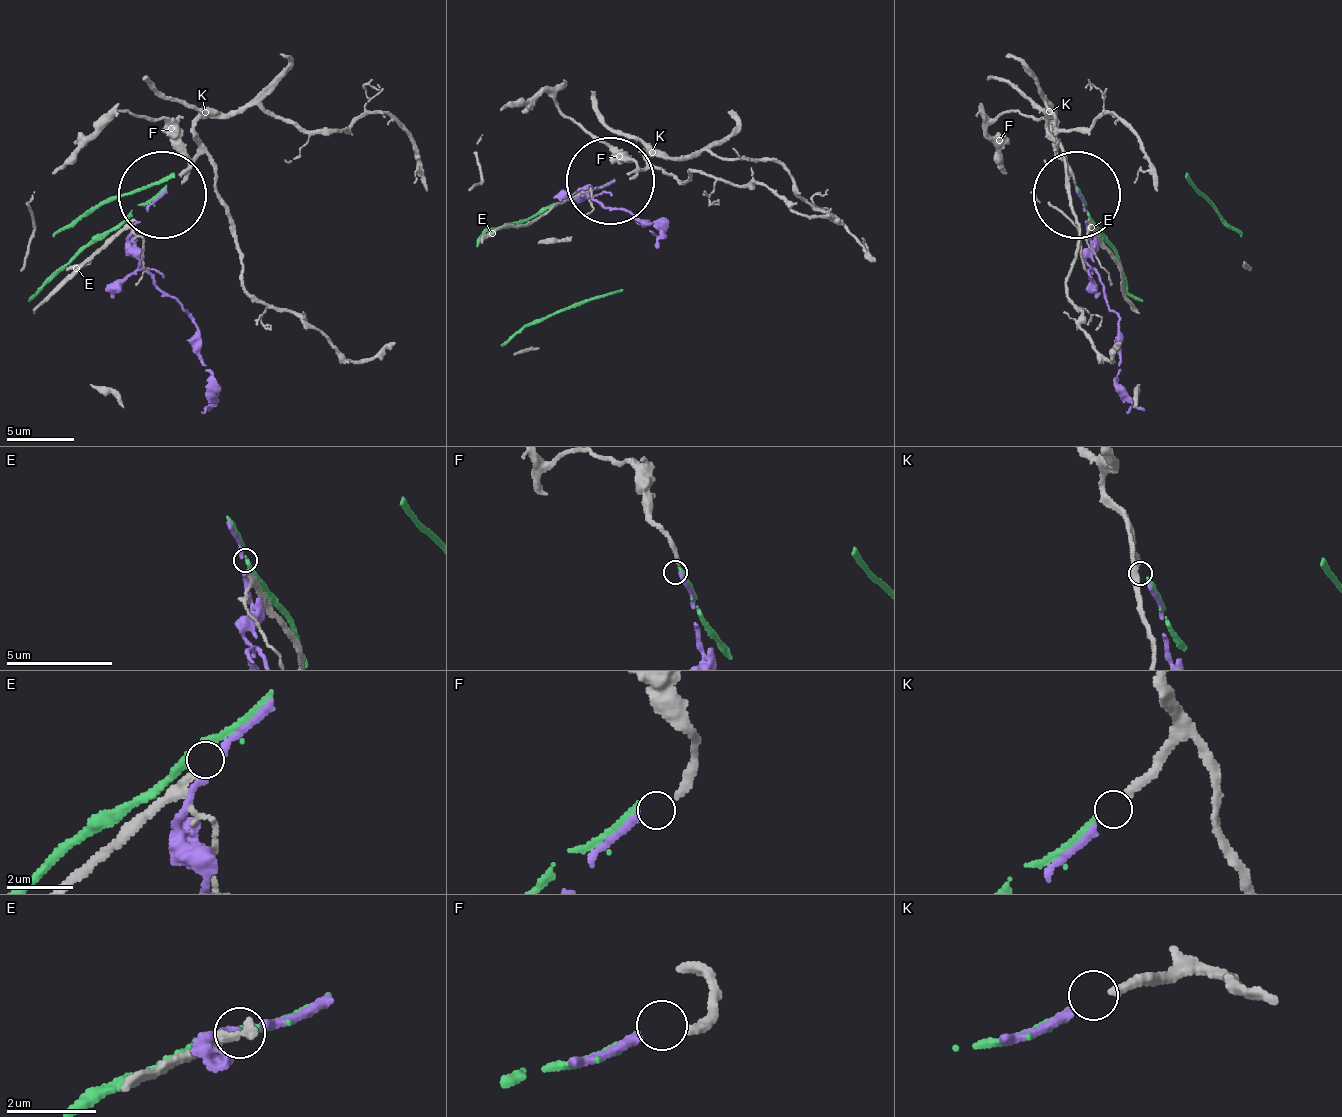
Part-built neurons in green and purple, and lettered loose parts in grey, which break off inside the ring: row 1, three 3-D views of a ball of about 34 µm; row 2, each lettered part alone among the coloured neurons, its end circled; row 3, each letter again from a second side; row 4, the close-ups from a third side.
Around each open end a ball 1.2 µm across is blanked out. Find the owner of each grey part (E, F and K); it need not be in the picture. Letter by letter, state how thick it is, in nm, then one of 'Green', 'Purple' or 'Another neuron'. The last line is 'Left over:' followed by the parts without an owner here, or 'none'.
E: Thickness 170 nm. Another neuron
F: Thickness 180 nm. Purple
K: Thickness 240 nm. Green
Left over: E

